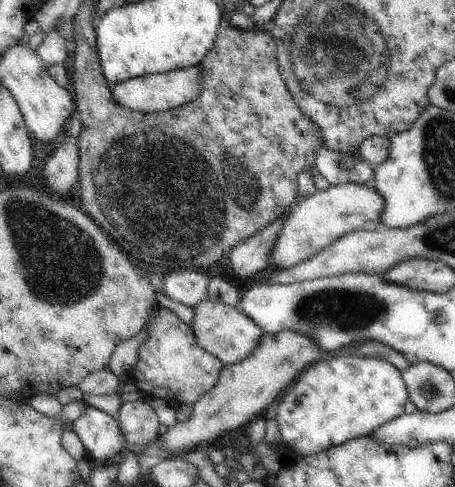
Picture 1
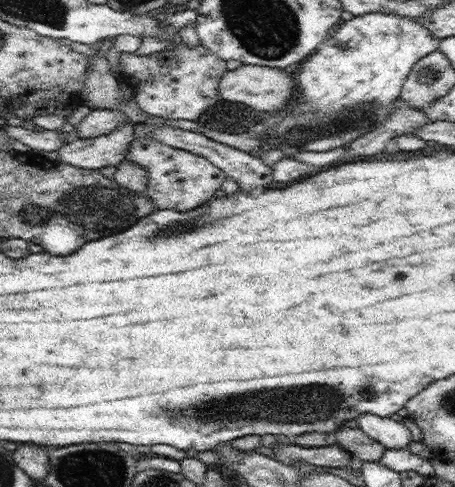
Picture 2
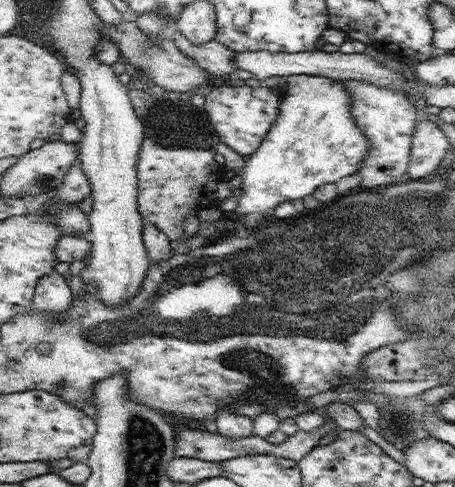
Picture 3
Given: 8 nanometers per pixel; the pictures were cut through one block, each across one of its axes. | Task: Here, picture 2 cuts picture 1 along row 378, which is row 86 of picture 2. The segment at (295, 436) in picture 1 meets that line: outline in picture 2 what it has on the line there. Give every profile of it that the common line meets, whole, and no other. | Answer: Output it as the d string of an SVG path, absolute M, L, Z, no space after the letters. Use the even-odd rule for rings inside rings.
M369 12L363 16L355 16L347 22L339 22L333 32L317 46L317 50L301 64L299 74L295 74L295 84L299 90L297 100L307 106L307 110L303 112L307 116L335 114L345 110L347 106L357 106L363 102L379 102L381 106L389 106L399 100L403 82L407 80L413 64L433 50L437 50L437 38L431 36L431 32L413 18L385 12Z

